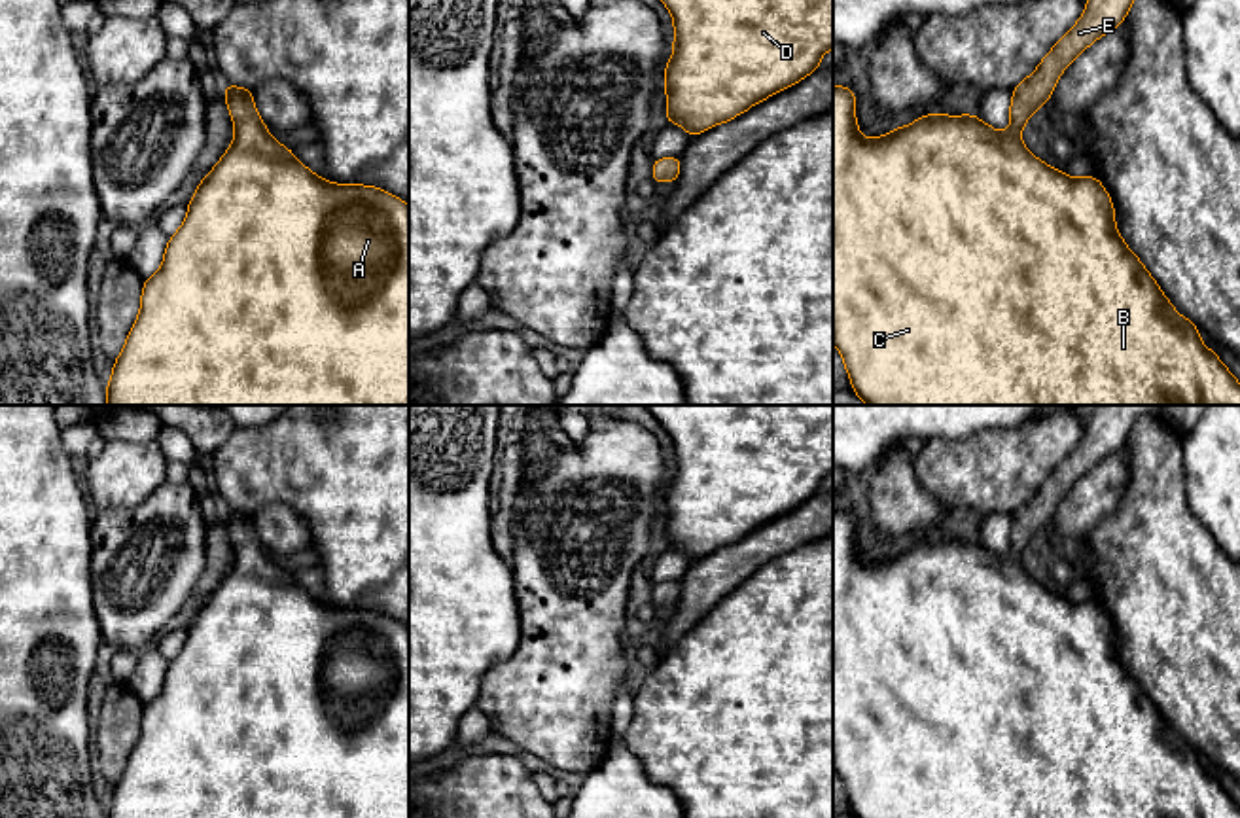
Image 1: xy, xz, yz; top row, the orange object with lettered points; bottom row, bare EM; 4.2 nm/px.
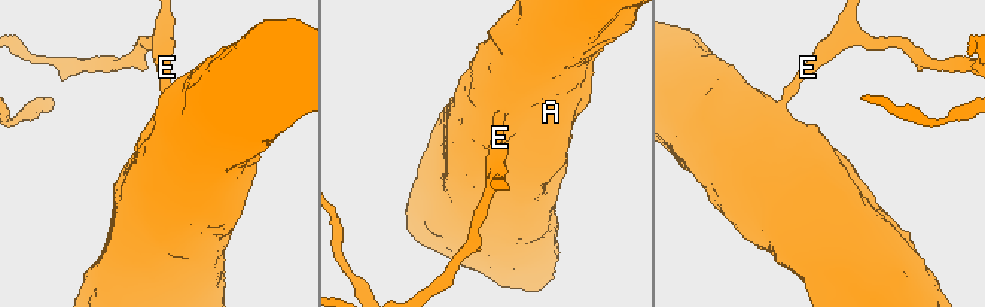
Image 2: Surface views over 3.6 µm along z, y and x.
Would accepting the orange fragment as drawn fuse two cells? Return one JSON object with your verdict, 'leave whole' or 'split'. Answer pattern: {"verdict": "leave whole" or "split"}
{"verdict": "leave whole"}

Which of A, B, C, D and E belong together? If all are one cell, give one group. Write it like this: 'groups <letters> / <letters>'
groups A B C D E

